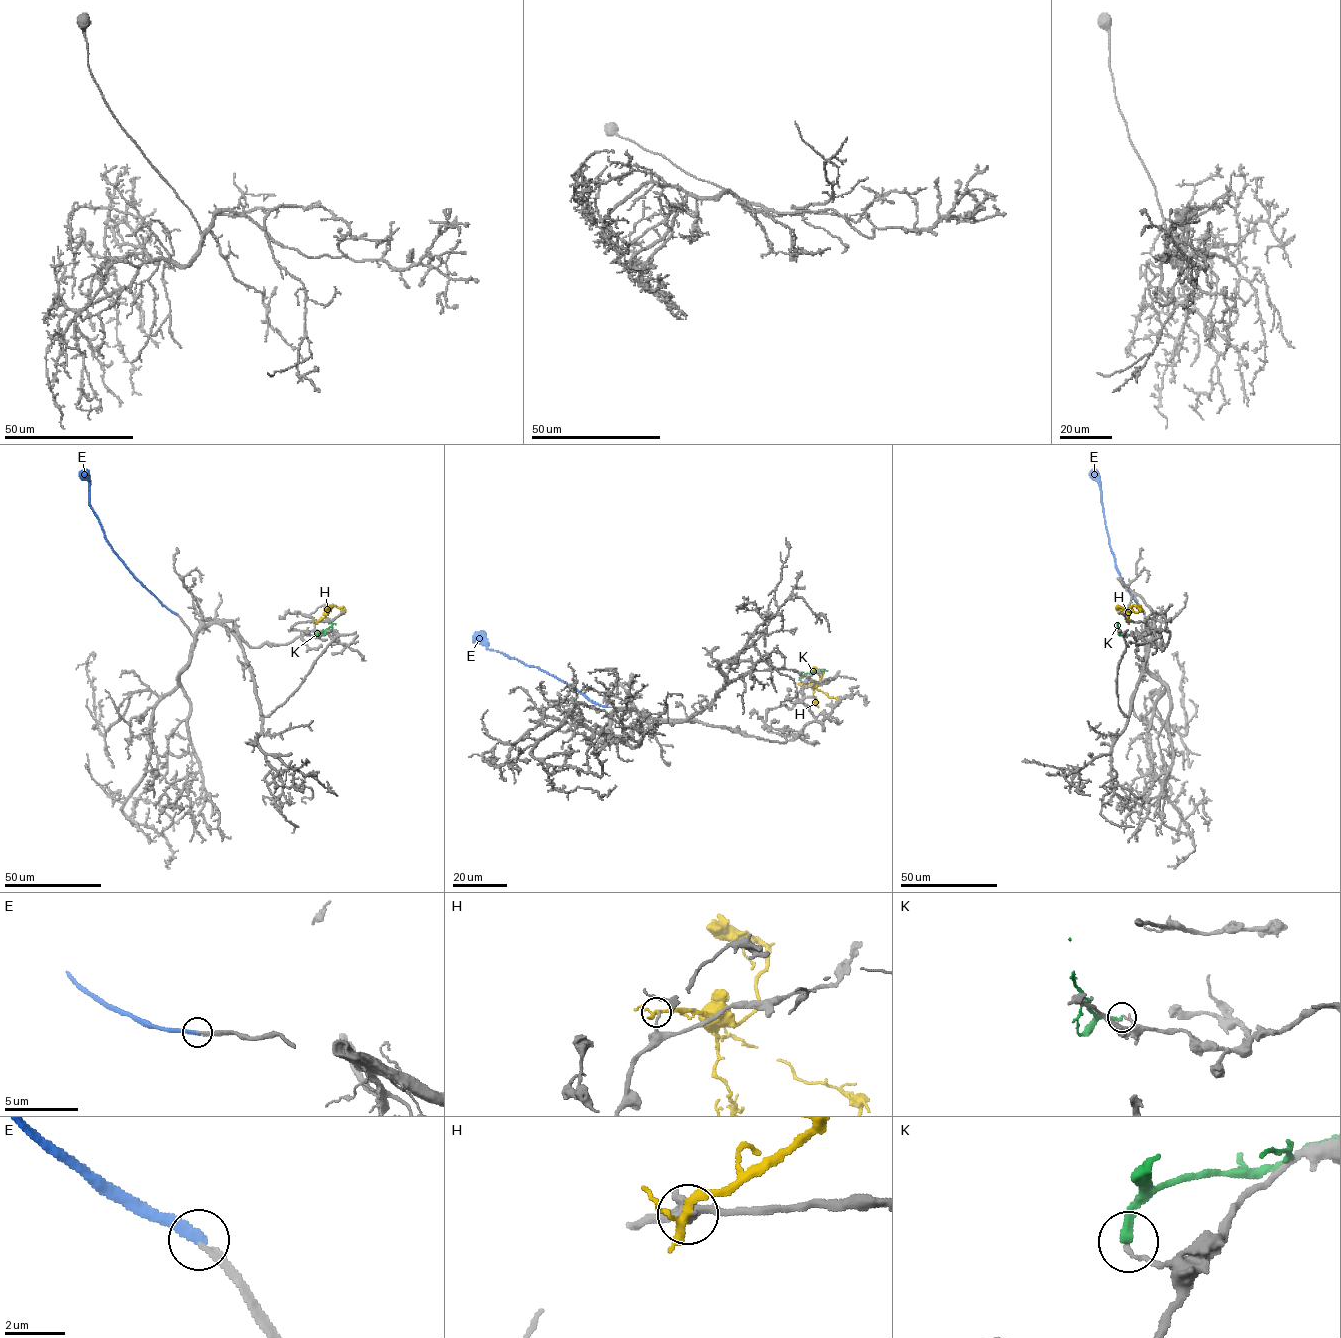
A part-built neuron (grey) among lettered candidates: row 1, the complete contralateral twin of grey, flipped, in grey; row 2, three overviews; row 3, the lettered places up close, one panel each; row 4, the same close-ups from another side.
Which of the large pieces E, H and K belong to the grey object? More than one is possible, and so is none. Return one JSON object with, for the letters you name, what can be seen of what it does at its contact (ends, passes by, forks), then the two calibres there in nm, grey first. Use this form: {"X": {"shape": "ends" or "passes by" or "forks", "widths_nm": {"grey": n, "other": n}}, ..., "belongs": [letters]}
{"E": {"shape": "ends", "widths_nm": {"grey": 200, "other": 320}}, "belongs": ["E"]}

